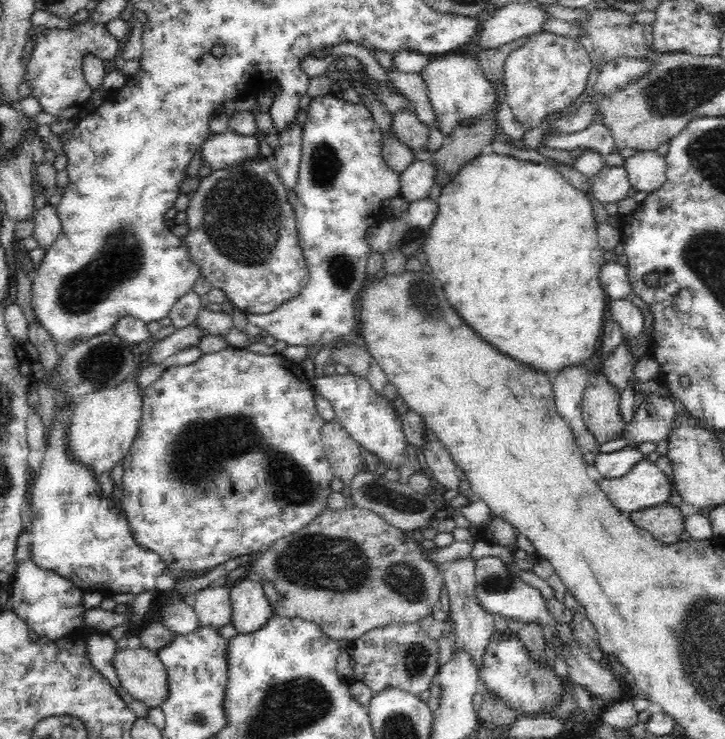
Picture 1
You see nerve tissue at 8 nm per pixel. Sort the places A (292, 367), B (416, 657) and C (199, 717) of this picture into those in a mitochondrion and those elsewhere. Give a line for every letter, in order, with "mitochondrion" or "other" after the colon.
A: other
B: mitochondrion
C: mitochondrion

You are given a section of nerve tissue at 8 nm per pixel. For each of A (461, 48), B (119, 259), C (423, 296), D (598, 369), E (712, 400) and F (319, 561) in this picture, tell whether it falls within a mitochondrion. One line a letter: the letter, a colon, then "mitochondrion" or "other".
A: other
B: mitochondrion
C: mitochondrion
D: other
E: other
F: mitochondrion

